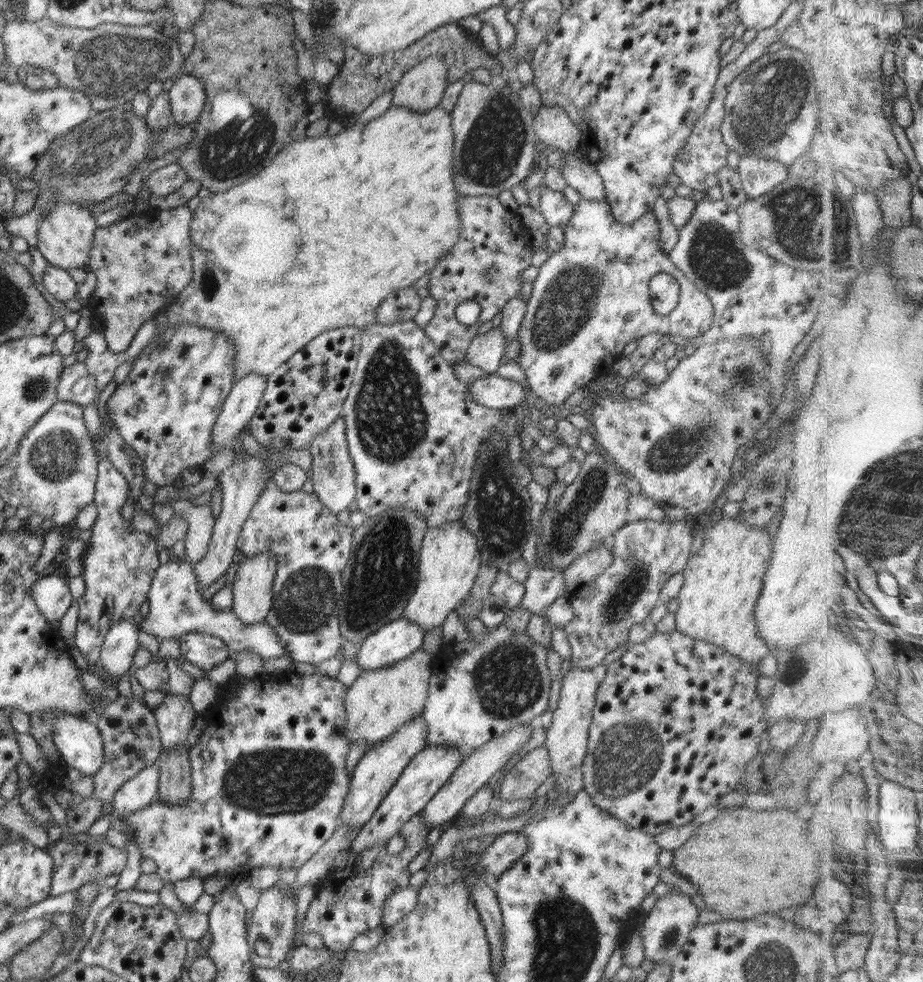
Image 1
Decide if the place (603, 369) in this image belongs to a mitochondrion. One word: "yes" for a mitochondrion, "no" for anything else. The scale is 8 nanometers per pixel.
no

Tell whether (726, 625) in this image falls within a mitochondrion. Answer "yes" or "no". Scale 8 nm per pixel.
no

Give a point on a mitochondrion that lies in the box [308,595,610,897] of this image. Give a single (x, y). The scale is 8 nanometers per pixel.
(508, 679)

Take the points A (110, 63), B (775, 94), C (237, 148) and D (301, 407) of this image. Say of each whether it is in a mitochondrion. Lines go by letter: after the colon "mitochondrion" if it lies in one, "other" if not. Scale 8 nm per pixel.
A: mitochondrion
B: mitochondrion
C: mitochondrion
D: other

